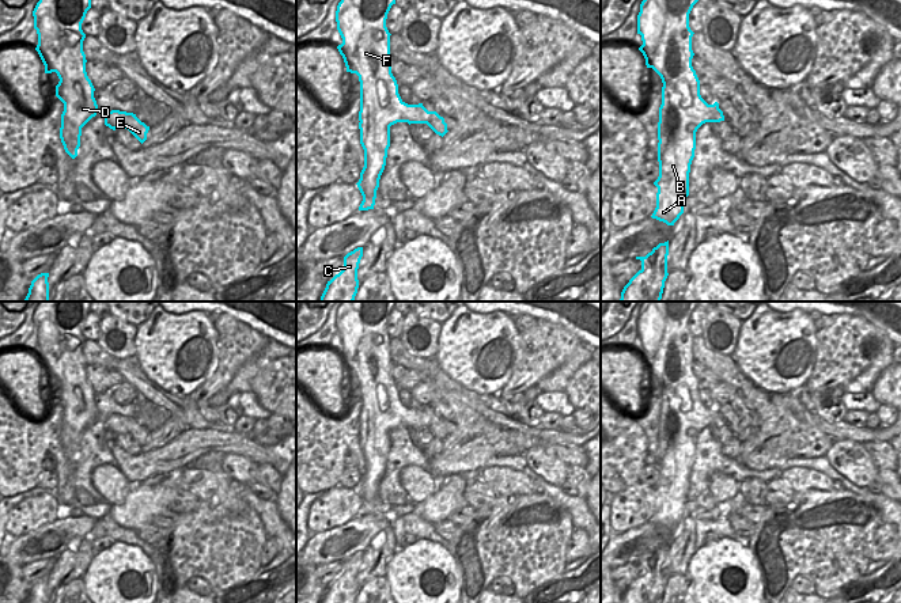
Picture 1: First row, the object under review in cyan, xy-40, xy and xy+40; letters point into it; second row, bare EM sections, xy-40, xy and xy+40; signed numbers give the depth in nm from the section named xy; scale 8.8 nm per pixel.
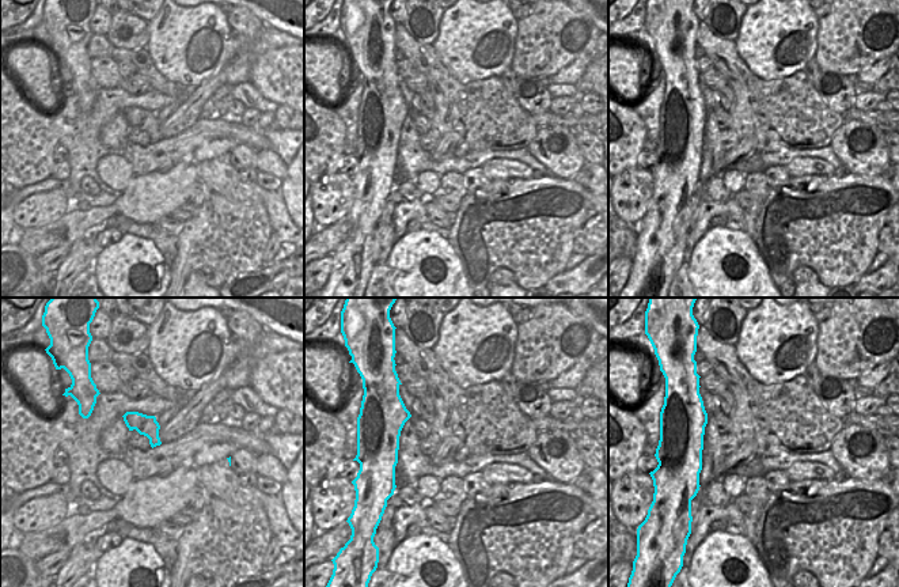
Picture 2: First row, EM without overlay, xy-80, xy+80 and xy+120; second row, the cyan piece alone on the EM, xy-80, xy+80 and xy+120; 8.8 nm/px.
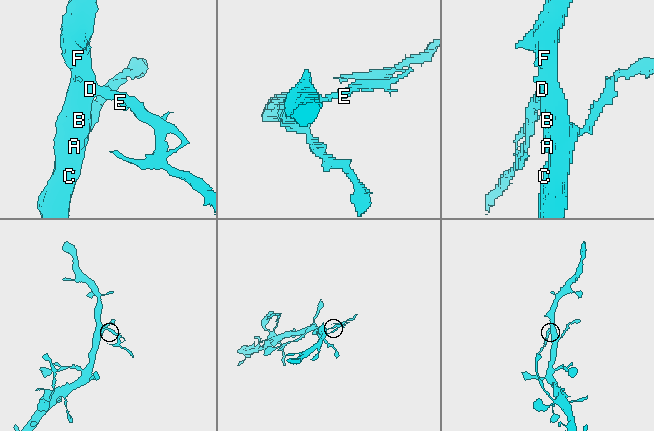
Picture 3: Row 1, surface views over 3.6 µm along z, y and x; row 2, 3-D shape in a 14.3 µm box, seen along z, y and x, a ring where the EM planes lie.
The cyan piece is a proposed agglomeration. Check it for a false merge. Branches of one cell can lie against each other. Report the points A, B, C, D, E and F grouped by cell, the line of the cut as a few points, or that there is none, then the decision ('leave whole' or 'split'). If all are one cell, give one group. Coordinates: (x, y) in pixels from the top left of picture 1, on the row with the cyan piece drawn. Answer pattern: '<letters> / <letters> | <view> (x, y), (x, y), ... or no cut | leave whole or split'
A B C D F / E | xy (417, 105), (409, 112), (407, 121) | split

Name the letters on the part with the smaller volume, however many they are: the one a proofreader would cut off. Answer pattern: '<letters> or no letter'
E

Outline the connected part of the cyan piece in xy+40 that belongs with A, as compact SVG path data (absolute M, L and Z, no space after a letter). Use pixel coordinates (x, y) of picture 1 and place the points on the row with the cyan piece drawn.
M643 0L637 15L637 34L641 35L643 45L639 50L646 58L647 68L652 68L662 79L662 105L659 107L658 122L658 162L659 177L654 182L658 187L656 208L652 219L674 225L684 213L684 200L689 196L689 172L696 149L696 132L705 124L712 122L712 114L719 110L719 103L708 105L700 95L700 80L692 67L694 56L692 50L693 31L689 27L689 14L699 0Z

